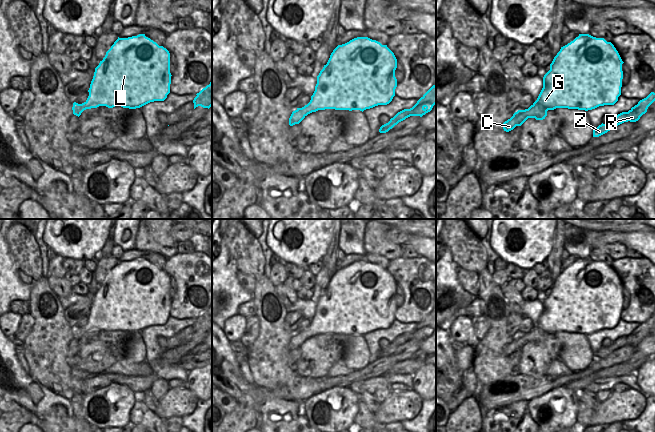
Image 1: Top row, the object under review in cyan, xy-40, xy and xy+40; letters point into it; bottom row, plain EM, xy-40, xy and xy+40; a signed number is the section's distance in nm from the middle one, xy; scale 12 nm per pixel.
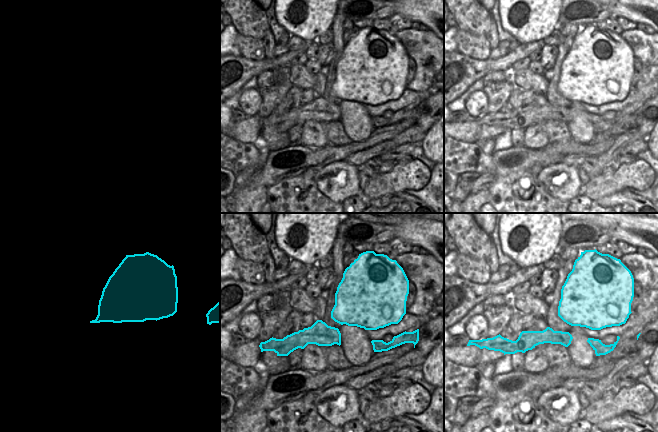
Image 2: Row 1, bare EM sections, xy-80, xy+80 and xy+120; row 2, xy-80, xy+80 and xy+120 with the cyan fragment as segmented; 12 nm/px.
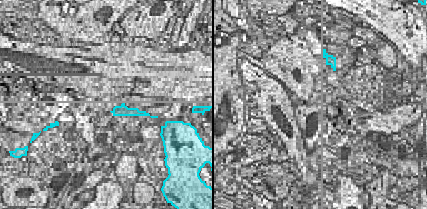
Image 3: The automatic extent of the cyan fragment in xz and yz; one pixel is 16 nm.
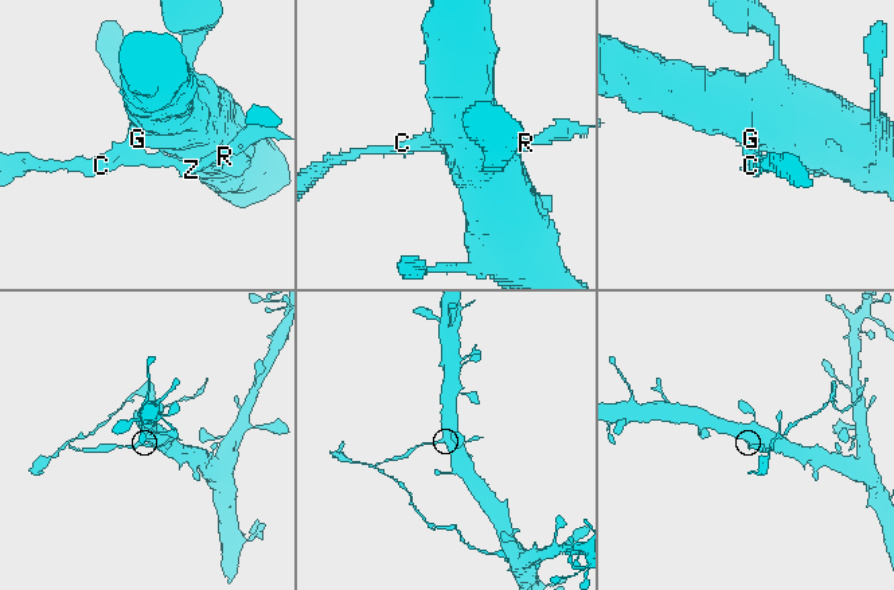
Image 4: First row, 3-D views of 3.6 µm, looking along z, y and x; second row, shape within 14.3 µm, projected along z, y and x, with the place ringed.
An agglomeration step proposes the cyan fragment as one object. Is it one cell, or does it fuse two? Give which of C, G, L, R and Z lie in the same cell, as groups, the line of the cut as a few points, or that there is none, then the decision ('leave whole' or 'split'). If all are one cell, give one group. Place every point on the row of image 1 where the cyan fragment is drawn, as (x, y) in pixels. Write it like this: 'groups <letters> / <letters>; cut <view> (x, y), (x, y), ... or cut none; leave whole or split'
groups C R Z / G L; cut xy (295, 110), (304, 116); split

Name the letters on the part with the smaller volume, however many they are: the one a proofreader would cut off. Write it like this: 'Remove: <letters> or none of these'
Remove: C, R, Z

